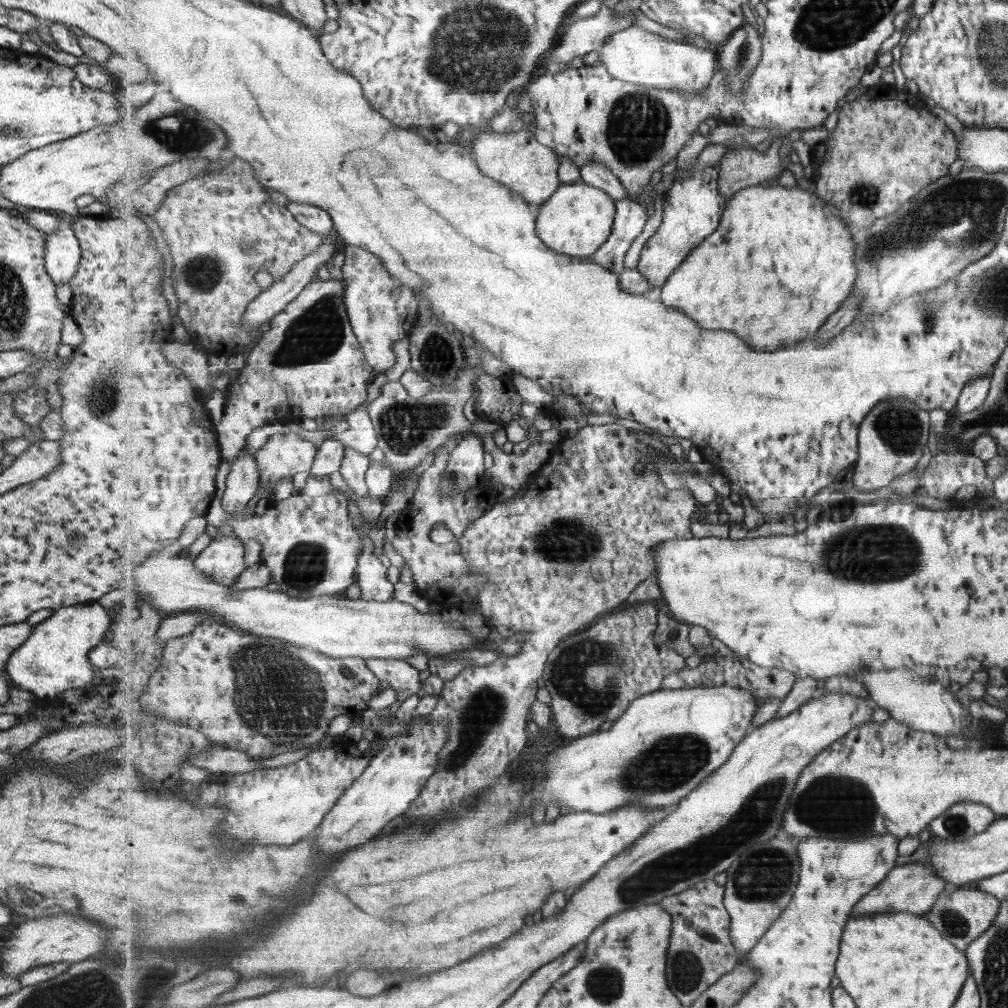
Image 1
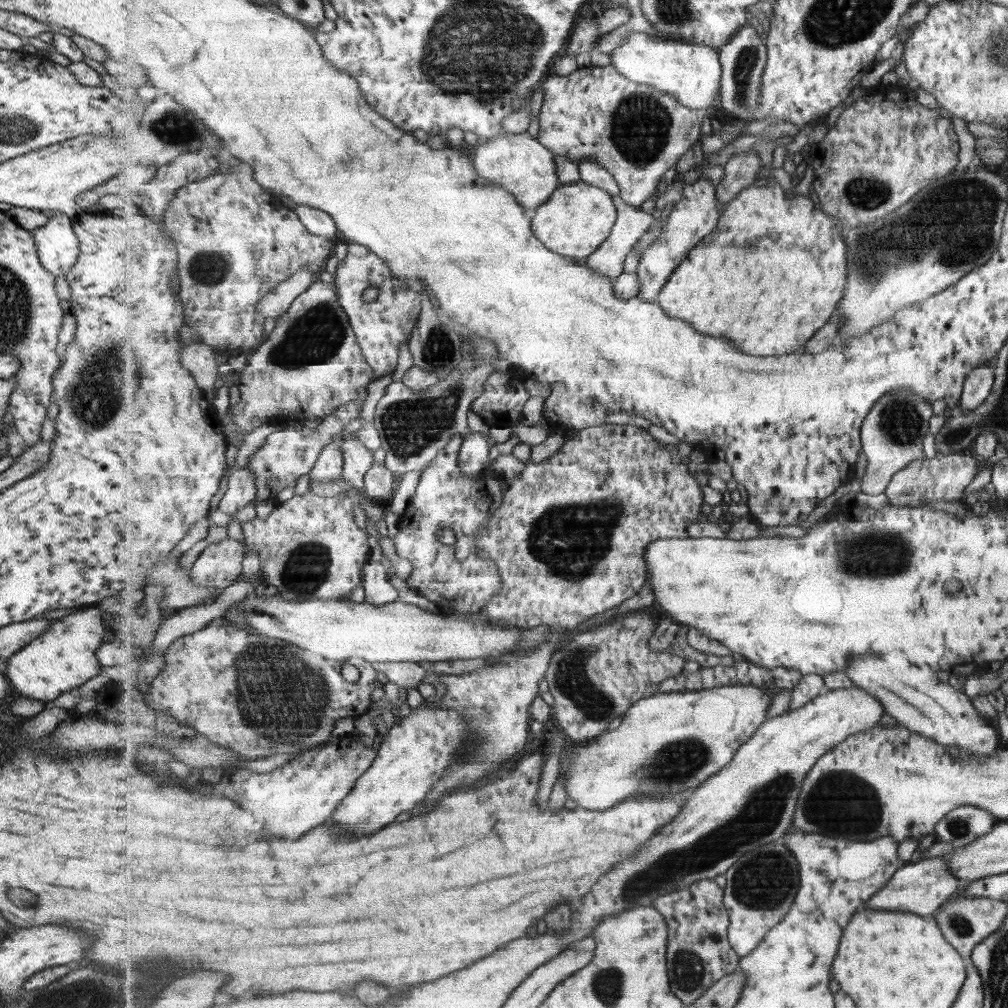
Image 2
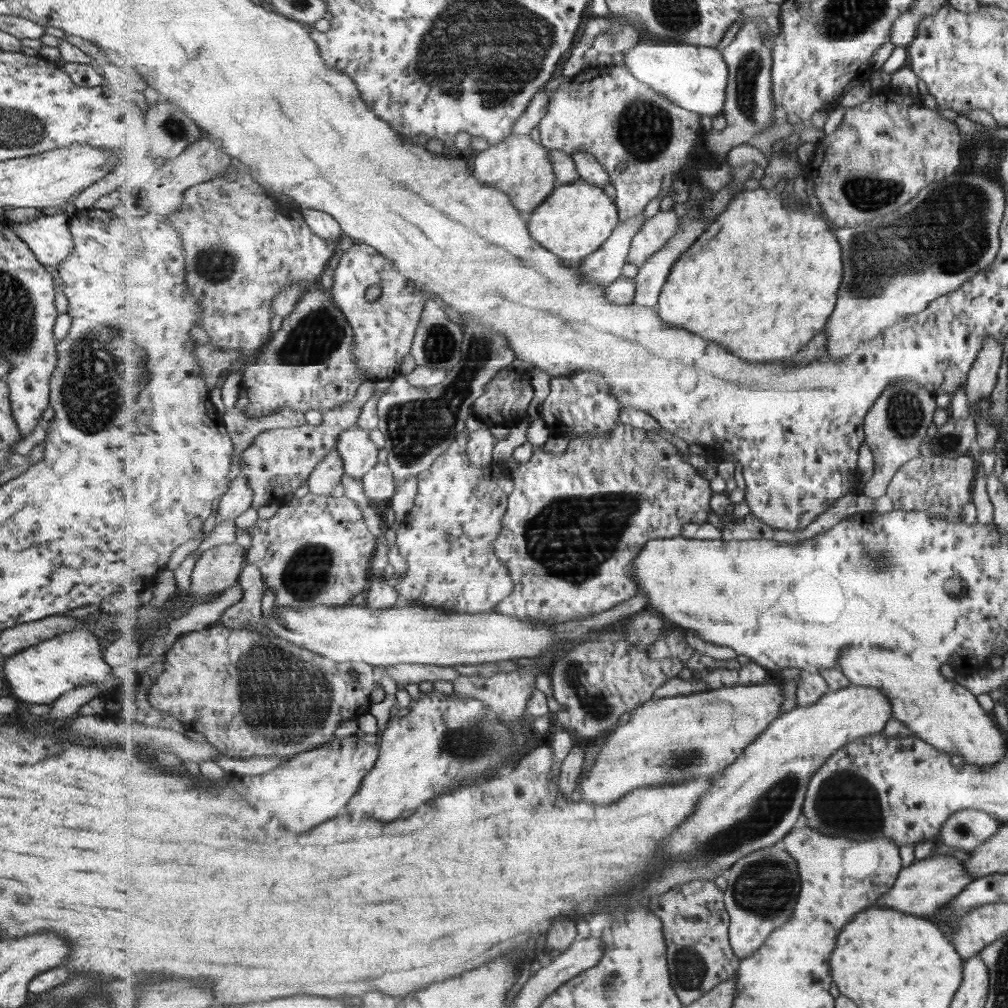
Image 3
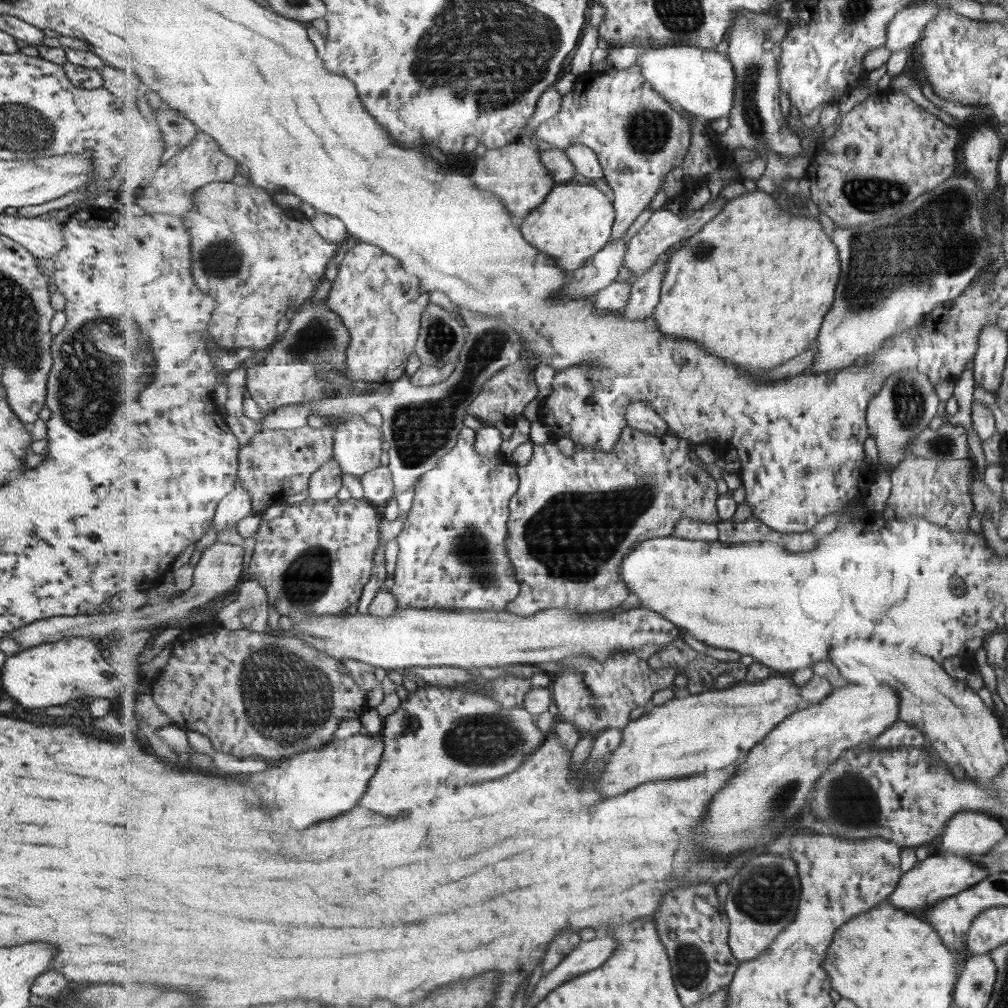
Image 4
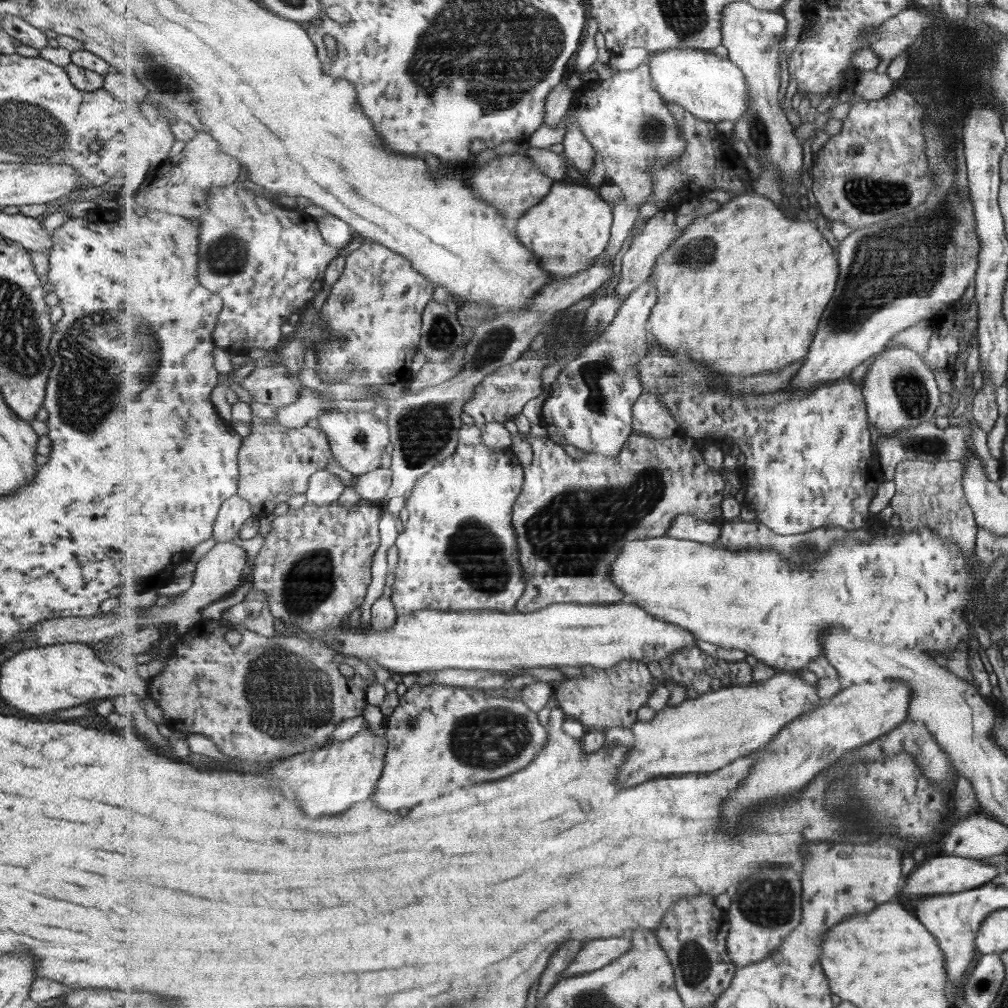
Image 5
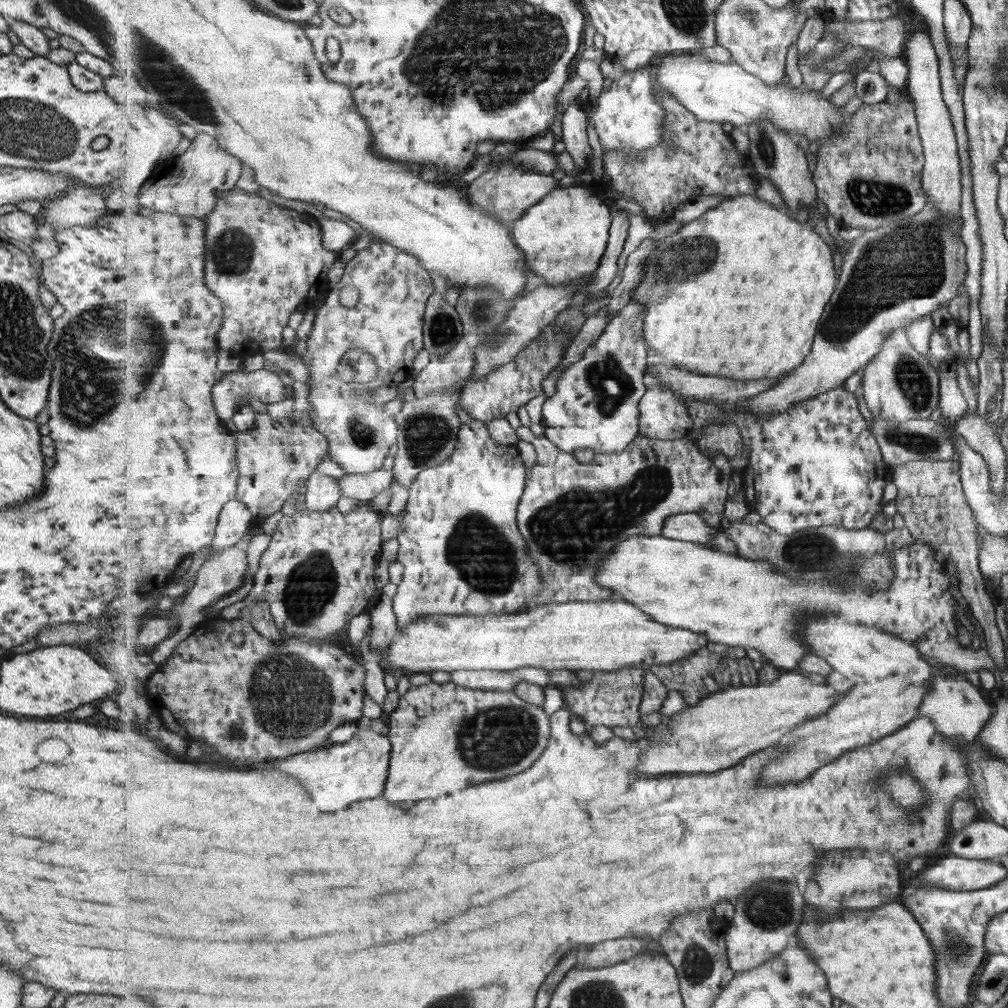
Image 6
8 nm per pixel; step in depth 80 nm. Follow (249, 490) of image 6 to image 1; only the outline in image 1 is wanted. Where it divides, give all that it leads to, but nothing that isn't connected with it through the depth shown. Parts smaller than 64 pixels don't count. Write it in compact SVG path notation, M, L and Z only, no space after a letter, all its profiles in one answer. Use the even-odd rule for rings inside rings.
M275 433L256 451L256 461L262 472L260 487L262 494L272 491L279 480L312 471L318 447L295 433Z

